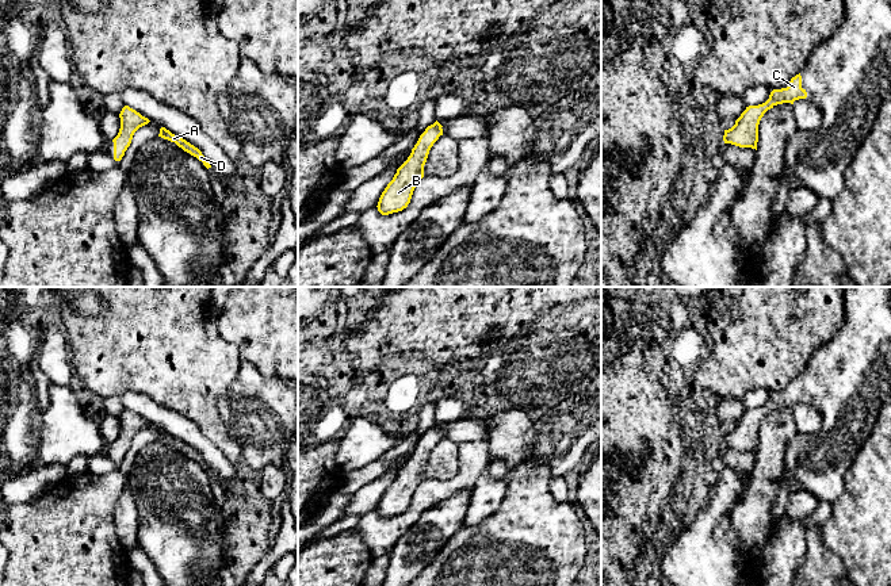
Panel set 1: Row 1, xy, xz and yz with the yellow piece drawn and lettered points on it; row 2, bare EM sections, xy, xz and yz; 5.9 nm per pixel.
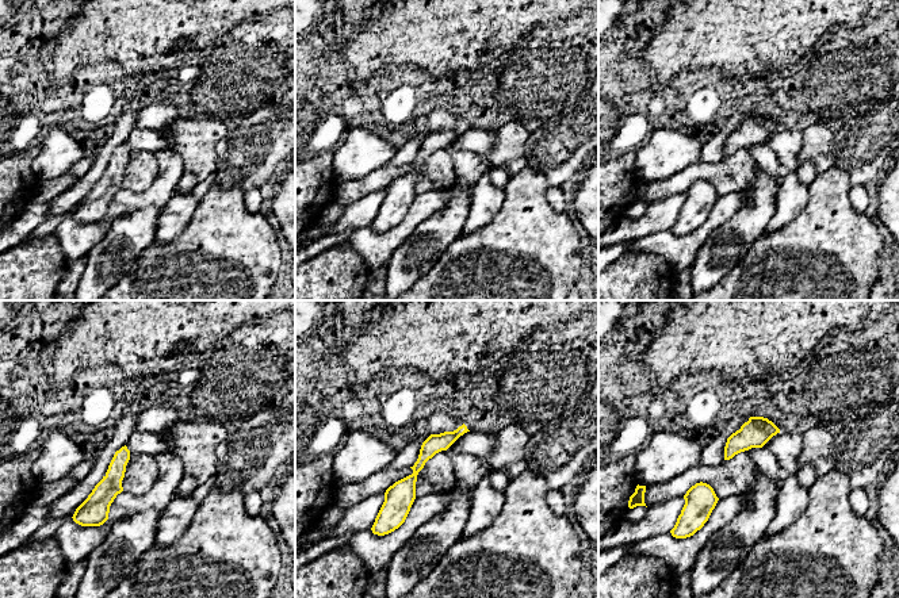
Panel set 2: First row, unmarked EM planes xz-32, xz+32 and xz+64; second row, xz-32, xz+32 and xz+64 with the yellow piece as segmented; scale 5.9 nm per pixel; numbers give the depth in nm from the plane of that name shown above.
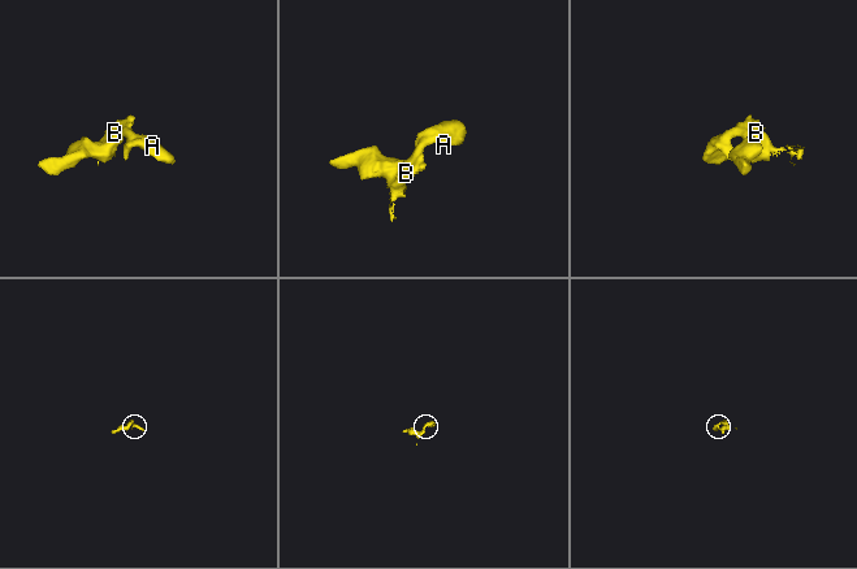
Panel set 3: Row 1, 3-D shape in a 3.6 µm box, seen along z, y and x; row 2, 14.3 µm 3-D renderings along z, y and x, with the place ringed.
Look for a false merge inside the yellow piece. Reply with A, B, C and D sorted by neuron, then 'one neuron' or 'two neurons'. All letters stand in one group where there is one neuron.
groups A B C D; one neuron

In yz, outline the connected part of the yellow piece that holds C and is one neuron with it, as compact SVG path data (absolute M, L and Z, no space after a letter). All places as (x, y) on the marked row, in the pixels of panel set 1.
M799 73L791 78L787 88L773 89L765 103L746 107L746 110L735 120L735 125L731 129L724 130L724 143L757 150L758 125L764 114L777 104L794 104L795 100L806 97L807 92L802 88L802 76Z

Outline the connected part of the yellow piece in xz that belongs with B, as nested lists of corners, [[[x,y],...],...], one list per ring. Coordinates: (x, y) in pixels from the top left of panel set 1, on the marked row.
[[[436,120],[420,135],[408,160],[397,169],[378,202],[382,215],[402,211],[410,203],[413,191],[424,177],[424,165],[433,143],[443,135],[443,126]]]

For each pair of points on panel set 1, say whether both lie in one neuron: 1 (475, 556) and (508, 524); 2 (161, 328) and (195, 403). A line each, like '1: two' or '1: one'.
1: one
2: one

